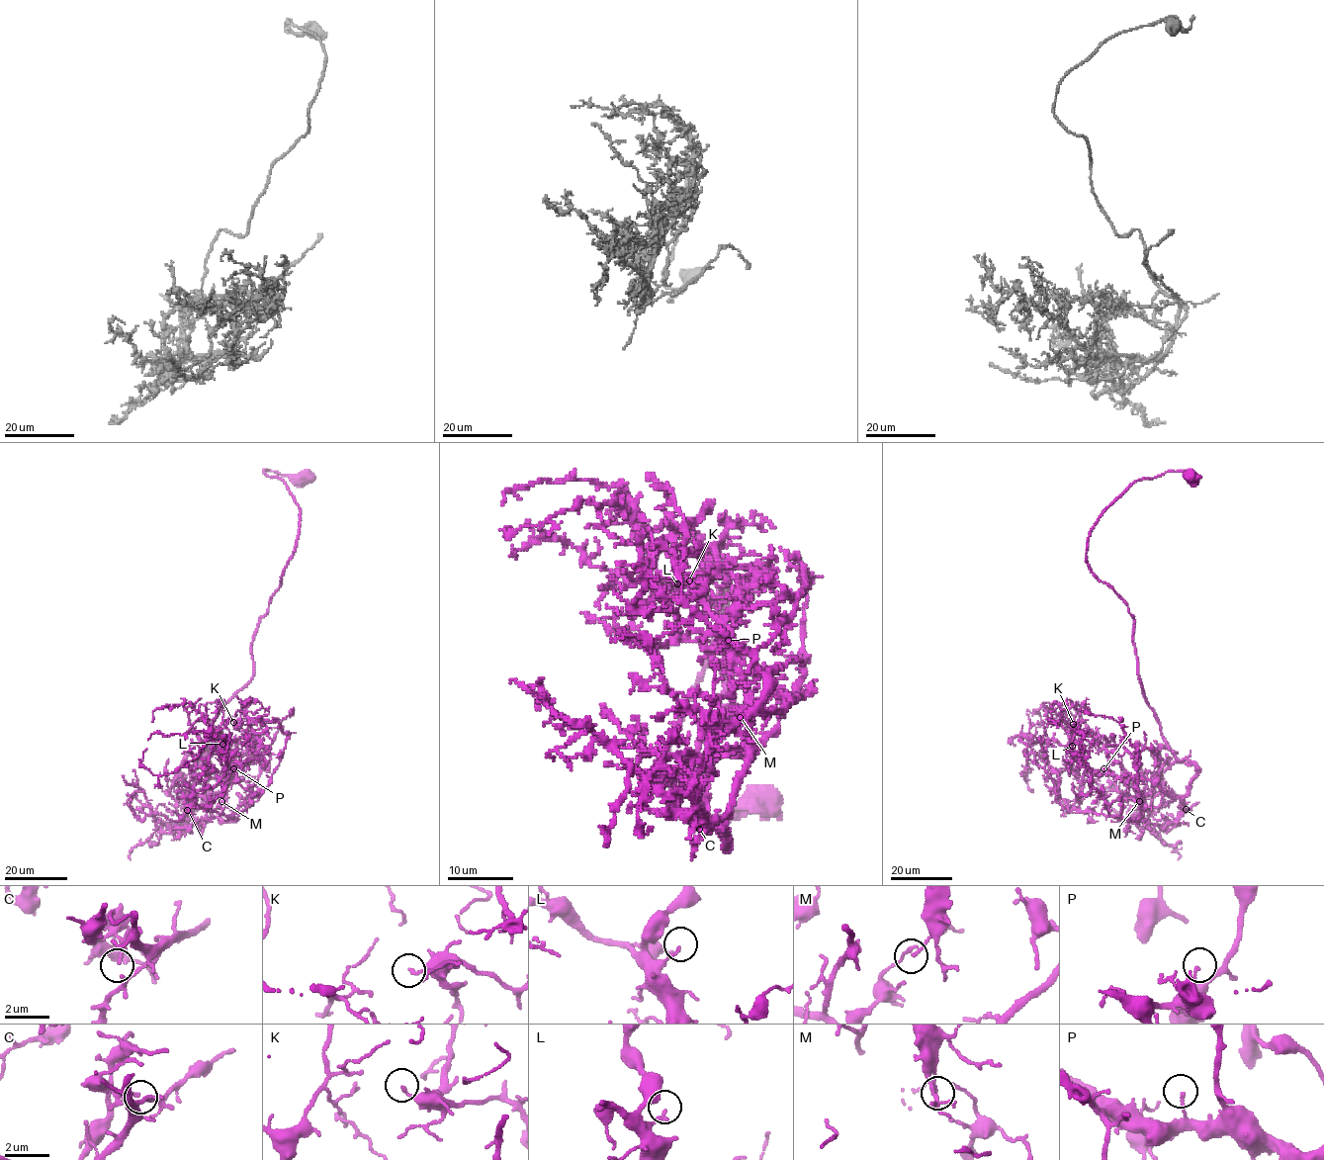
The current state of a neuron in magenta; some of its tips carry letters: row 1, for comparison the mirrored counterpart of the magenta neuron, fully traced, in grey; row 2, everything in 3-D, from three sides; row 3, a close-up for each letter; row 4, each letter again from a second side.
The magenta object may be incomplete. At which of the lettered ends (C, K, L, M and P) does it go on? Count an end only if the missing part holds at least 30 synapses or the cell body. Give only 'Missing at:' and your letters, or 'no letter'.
Missing at: no letter

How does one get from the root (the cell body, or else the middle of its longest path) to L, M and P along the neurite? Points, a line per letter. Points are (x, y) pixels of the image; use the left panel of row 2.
L: (306, 476), (263, 472), (301, 525), (253, 677), (199, 763), (228, 781), (222, 744)
M: (306, 476), (263, 472), (301, 525), (253, 677), (199, 763), (231, 779), (221, 801)
P: (306, 476), (263, 472), (301, 525), (253, 677), (199, 763), (223, 781), (233, 768)

